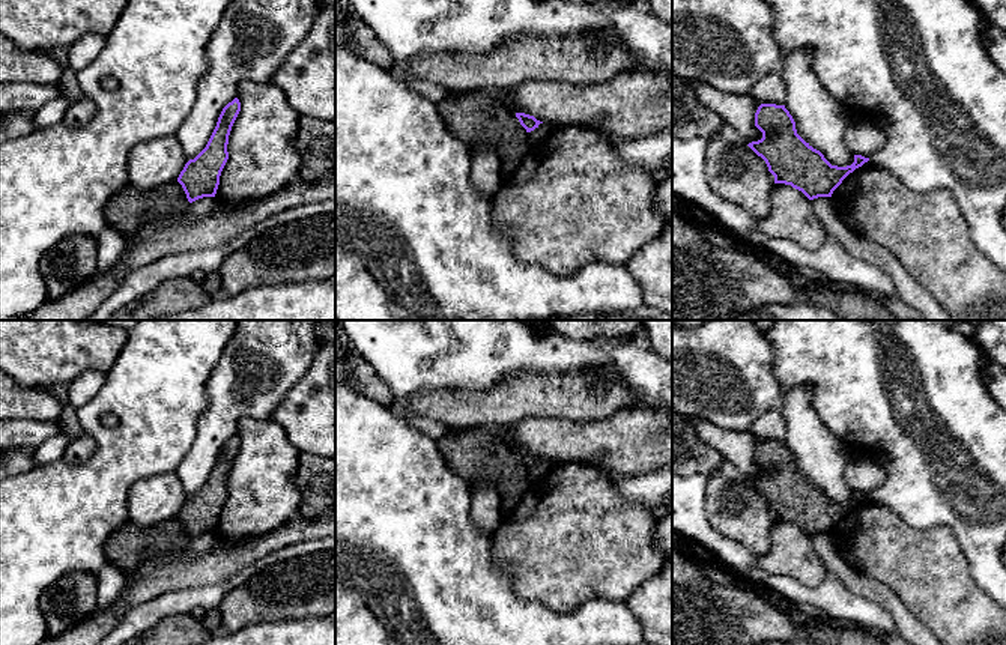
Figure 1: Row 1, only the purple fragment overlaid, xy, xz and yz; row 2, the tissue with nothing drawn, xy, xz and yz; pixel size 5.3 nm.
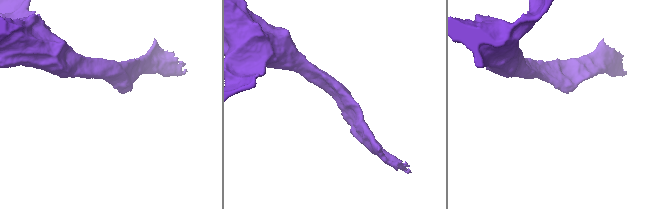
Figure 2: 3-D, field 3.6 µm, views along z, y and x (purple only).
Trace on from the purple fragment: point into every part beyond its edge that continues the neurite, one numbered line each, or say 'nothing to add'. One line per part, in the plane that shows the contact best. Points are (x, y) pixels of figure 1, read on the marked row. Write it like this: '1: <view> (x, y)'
nothing to add

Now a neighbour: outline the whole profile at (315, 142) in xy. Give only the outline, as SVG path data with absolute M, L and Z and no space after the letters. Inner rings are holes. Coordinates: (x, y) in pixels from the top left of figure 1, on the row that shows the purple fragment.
M301 116L295 146L301 158L299 180L304 183L313 183L335 171L335 122Z

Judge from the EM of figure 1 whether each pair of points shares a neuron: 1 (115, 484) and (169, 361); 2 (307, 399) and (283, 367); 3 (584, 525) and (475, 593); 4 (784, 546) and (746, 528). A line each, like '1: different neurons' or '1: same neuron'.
1: same neuron
2: different neurons
3: different neurons
4: different neurons

